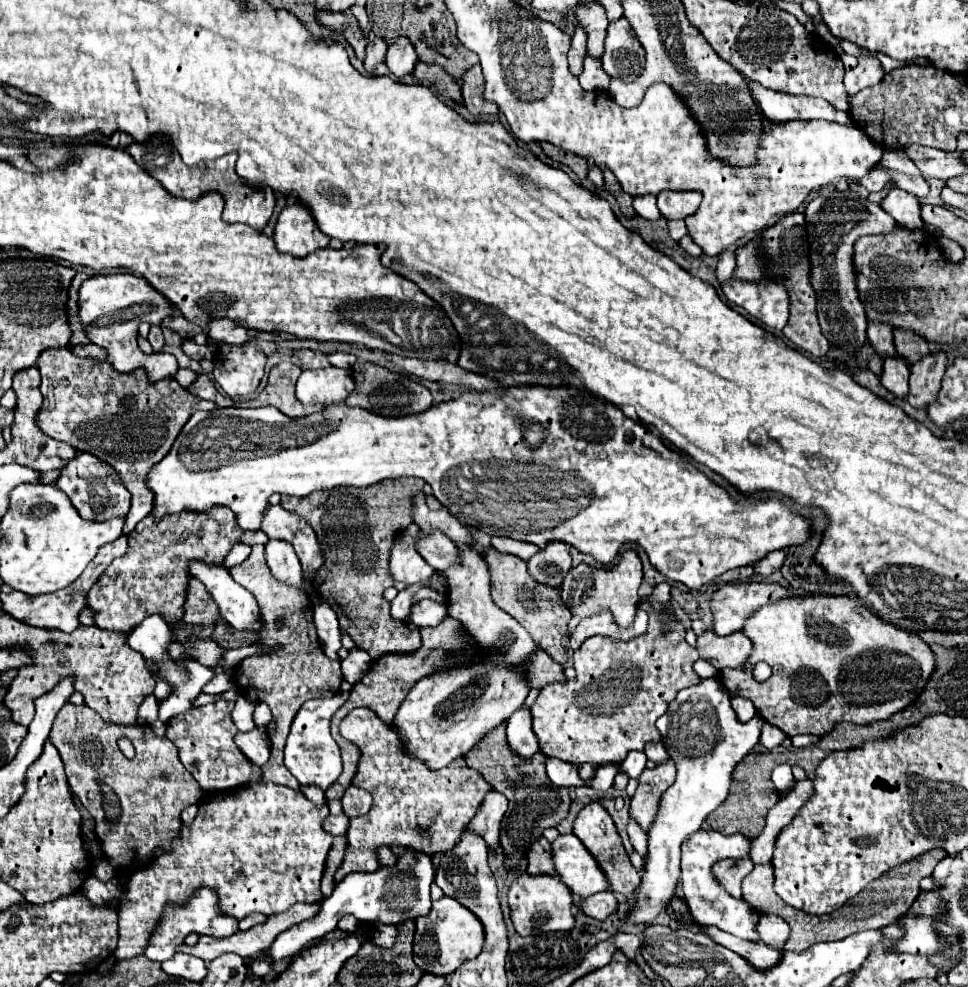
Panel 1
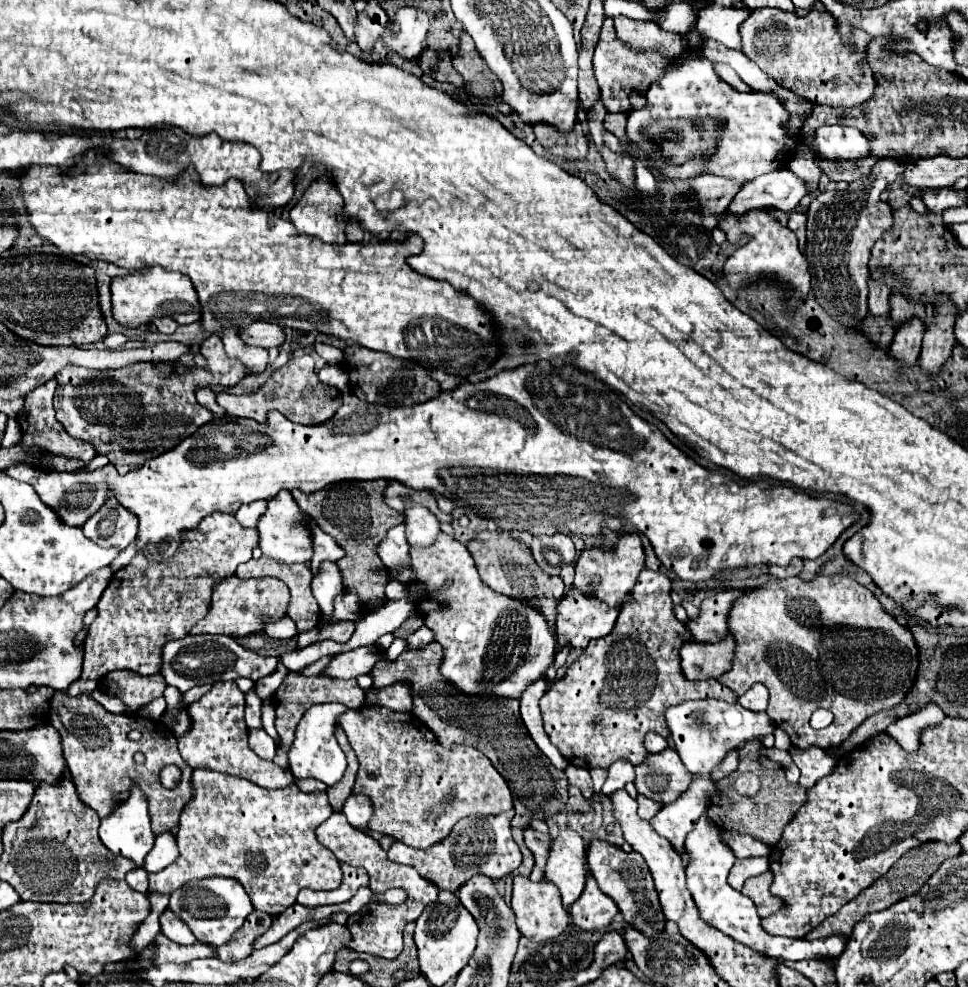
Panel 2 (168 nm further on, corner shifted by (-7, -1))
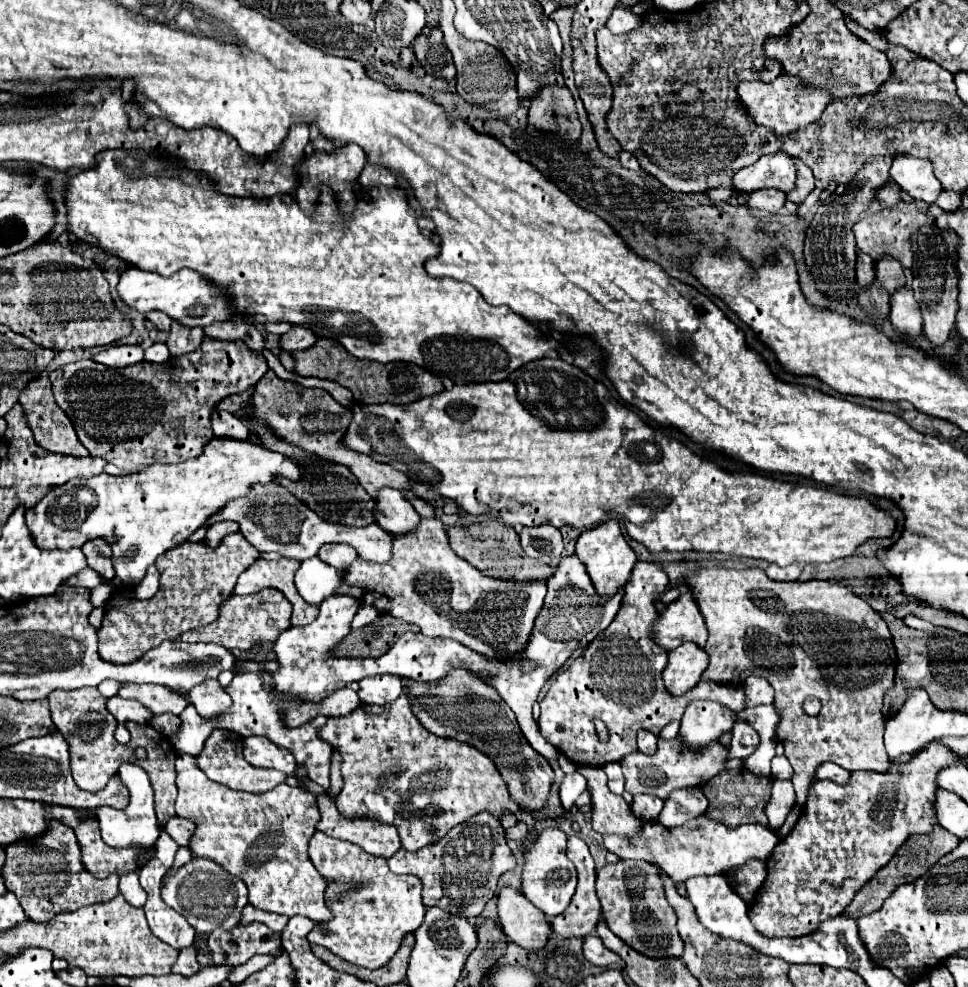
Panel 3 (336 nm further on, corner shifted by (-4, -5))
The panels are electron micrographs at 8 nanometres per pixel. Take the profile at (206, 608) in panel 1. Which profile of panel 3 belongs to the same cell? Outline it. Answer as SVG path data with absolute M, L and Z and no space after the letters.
M272 587L262 589L260 593L254 595L230 595L220 605L220 615L214 623L186 631L180 639L188 643L196 641L218 643L224 645L226 649L250 649L252 645L262 641L276 641L278 635L290 627L290 613L292 605L284 599L284 595L280 595L280 591Z

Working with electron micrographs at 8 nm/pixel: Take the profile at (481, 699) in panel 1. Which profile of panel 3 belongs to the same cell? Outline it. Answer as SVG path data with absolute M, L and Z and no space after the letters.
M432 517L432 519L422 519L420 527L414 533L394 537L394 555L388 563L376 565L364 559L356 559L346 569L342 587L336 593L348 593L362 603L374 605L382 615L388 613L392 617L414 623L428 637L454 639L464 647L480 653L488 661L506 663L522 657L522 651L526 651L526 645L534 631L536 617L544 605L546 581L538 579L538 581L516 583L506 579L492 579L480 573L452 551L442 521L438 517Z

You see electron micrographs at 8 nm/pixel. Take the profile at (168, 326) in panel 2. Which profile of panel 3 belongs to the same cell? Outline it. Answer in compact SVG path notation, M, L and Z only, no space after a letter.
M152 311L152 313L148 313L146 317L148 317L148 319L152 321L152 325L154 325L158 331L162 331L162 333L168 333L170 327L172 327L172 319L168 319L168 315L164 315L164 313L160 313L160 311Z

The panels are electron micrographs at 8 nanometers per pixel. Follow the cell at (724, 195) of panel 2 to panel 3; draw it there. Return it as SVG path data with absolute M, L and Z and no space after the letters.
M784 151L764 155L754 165L736 171L732 177L732 189L742 195L768 187L788 193L790 189L794 189L794 183L796 183L796 167L790 155Z

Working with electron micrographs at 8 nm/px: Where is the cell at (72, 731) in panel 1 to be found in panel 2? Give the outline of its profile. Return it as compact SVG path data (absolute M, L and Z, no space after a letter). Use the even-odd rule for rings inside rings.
M55 691L51 699L51 713L49 713L51 725L63 735L63 753L69 765L69 773L73 777L73 783L77 787L79 799L93 807L99 817L107 815L111 807L115 807L115 795L117 793L129 793L131 783L139 783L143 793L147 793L149 799L149 813L151 813L151 827L153 833L159 835L163 831L169 831L171 825L179 823L179 811L183 809L183 803L191 799L191 767L181 759L177 749L177 739L165 723L161 721L149 721L141 717L127 717L127 715L115 715L109 713L105 707L101 707L89 693L81 695L67 695L65 691ZM131 729L139 729L143 733L141 741L129 741L127 733ZM141 751L145 753L145 763L137 765L133 761L133 755ZM165 765L177 765L181 769L181 781L175 789L167 789L159 781L159 773Z

